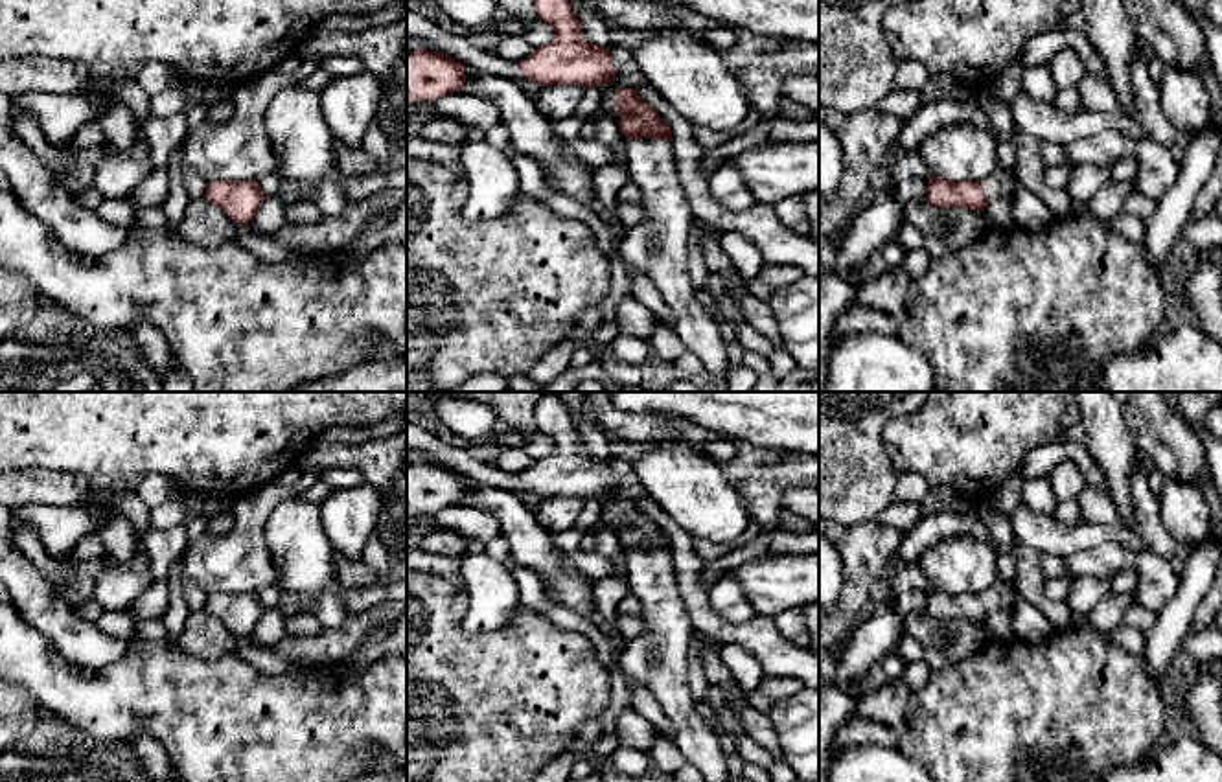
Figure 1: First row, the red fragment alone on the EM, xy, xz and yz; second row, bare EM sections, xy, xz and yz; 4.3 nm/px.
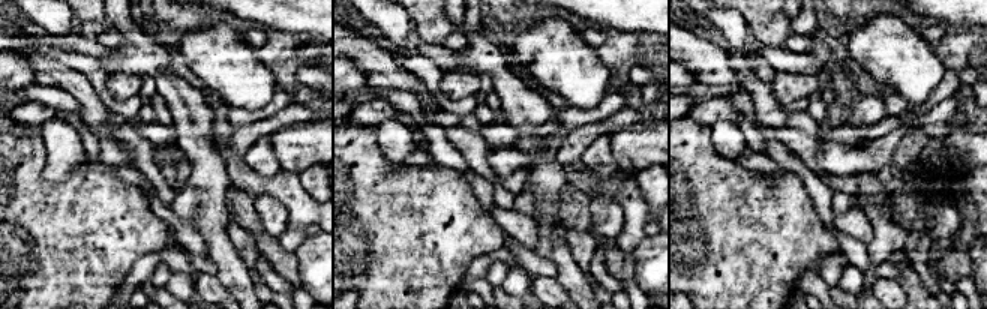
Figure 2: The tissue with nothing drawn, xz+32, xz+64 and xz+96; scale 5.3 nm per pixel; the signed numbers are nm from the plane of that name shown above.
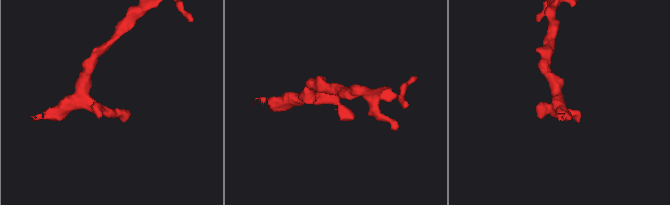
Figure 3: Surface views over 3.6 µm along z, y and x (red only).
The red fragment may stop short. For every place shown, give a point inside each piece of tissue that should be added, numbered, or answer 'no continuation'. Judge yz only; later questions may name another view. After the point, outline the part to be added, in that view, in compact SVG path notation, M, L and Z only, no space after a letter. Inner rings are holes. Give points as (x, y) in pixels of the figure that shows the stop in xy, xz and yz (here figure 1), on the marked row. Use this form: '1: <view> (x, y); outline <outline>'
1: yz (1003, 183); outline M996 169L990 177L983 178L979 186L986 199L1007 197L1012 201L1021 182L1014 169Z

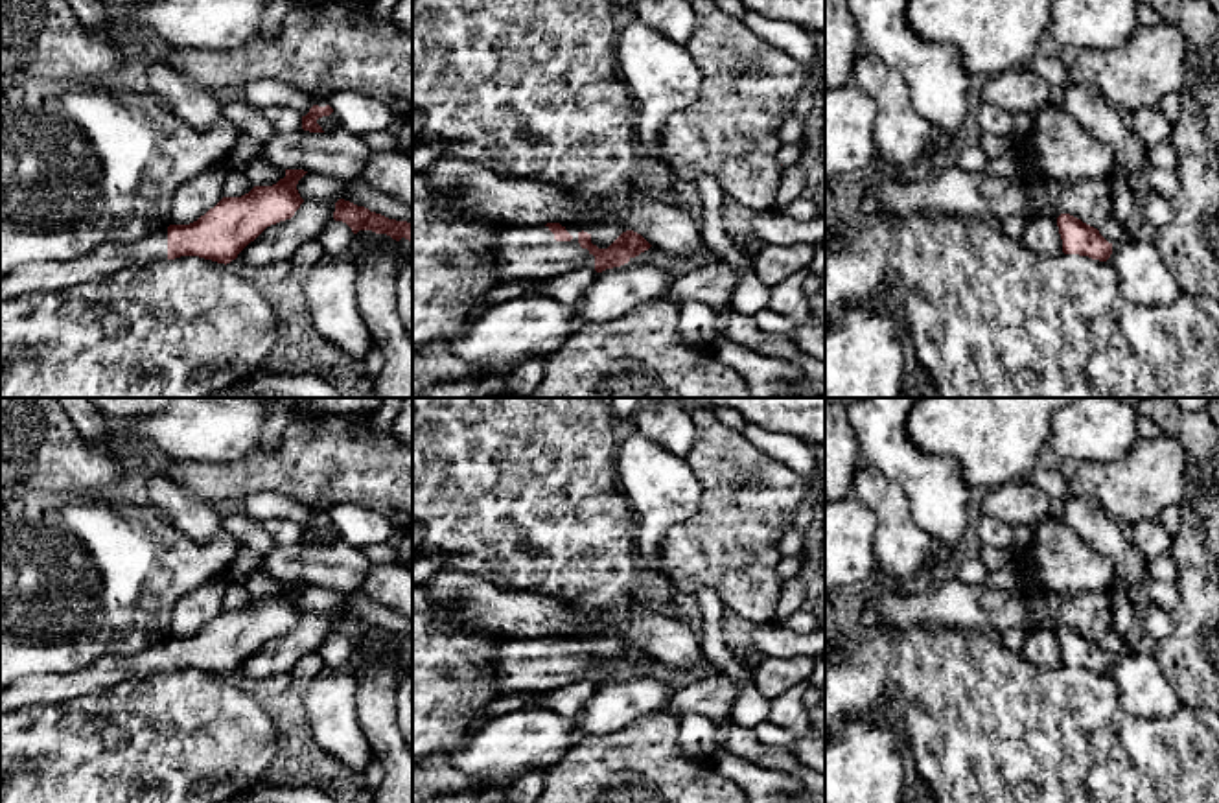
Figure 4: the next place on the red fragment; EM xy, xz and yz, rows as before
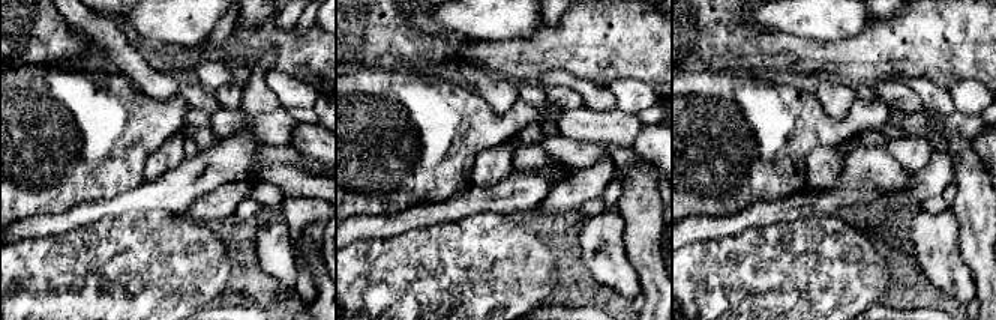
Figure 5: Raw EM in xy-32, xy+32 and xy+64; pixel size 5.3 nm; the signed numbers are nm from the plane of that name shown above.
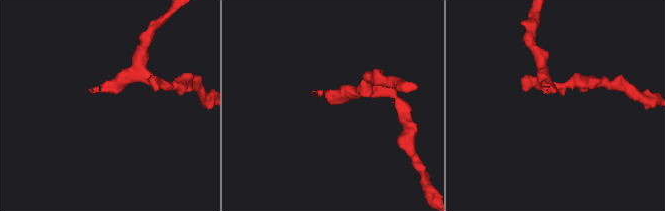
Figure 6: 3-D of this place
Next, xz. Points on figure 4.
1: xz (522, 253); outline M545 225L501 227L492 239L499 282L551 280L582 267L595 269L595 256L582 249L578 234L556 241Z

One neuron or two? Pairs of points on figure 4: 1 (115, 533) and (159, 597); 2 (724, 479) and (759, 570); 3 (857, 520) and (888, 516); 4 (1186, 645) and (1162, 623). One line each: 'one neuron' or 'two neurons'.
1: one neuron
2: one neuron
3: two neurons
4: two neurons

